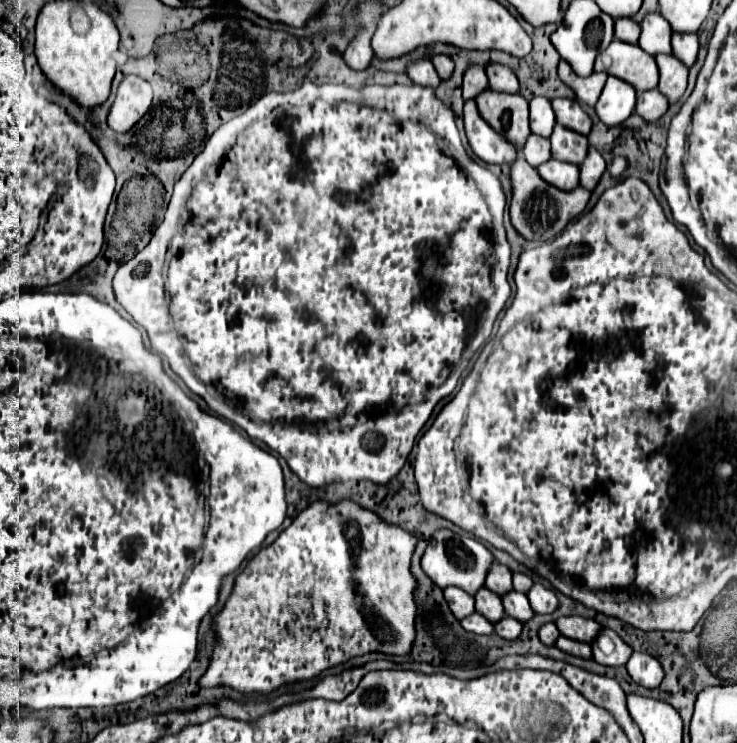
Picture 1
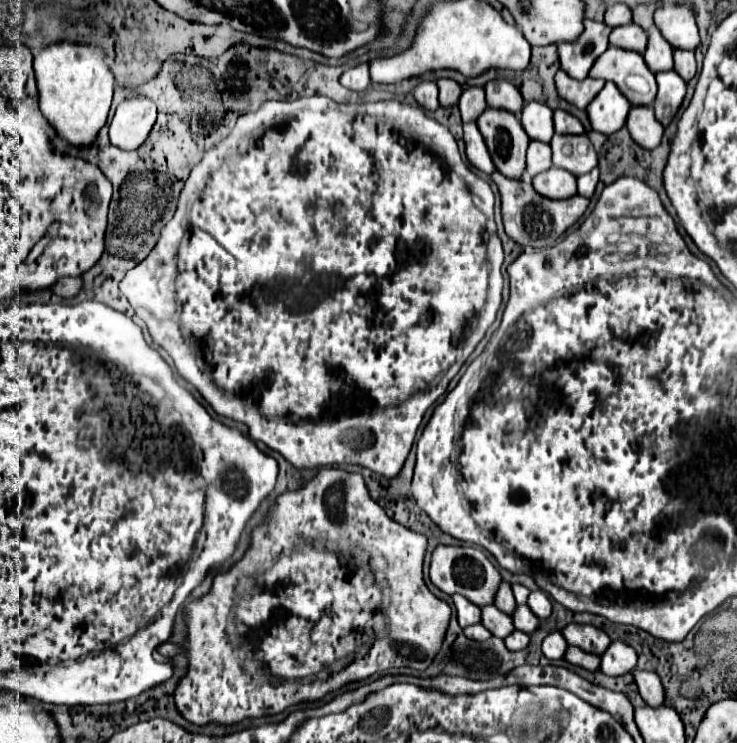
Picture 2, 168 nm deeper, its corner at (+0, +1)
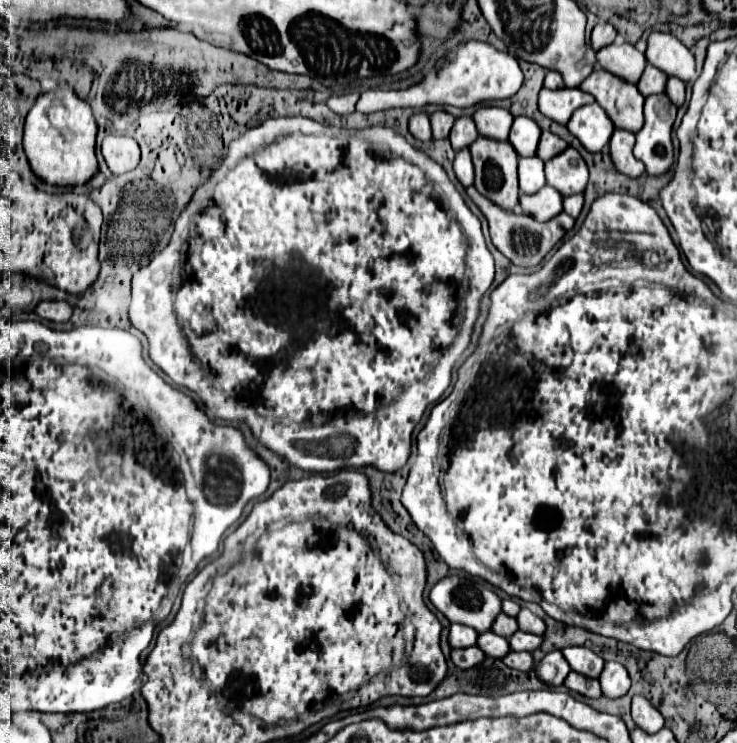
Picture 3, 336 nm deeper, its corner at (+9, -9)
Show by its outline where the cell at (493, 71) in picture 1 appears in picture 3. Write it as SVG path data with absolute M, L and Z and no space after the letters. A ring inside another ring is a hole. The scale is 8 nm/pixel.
M485 105L473 115L473 121L475 121L481 137L489 137L495 141L507 141L513 117L509 115L509 111L505 111L501 107Z

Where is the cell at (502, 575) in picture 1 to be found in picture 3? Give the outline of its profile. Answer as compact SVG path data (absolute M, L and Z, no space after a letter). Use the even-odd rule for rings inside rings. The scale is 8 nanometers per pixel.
M499 613L497 619L495 619L495 623L493 623L493 633L501 635L501 637L505 637L505 639L509 639L517 629L519 629L517 621L515 621L513 617L505 615L505 613Z

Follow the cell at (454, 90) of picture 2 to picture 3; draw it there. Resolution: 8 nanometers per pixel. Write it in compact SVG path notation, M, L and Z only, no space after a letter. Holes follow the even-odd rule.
M437 111L431 115L431 129L433 129L433 139L447 139L449 131L453 127L453 117L445 111Z

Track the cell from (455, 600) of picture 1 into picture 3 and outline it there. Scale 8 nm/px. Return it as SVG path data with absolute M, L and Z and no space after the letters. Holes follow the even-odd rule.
M451 625L451 633L449 633L449 643L453 649L465 649L465 647L473 647L477 643L477 631L473 631L471 627L461 627L461 625Z

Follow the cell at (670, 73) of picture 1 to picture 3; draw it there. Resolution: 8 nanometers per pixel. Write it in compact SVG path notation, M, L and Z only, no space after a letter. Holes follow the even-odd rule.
M665 93L645 99L645 125L637 133L633 155L645 165L649 175L663 175L675 161L671 129L677 117L677 107L669 103Z

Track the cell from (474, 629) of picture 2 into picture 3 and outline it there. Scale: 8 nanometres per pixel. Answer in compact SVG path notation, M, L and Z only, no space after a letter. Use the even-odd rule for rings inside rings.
M475 645L475 647L467 647L467 649L453 649L451 659L459 669L471 669L485 659L485 653Z

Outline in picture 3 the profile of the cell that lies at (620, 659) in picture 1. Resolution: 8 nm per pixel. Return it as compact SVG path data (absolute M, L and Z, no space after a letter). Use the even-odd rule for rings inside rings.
M615 661L605 663L605 669L603 669L599 681L601 681L603 695L609 697L609 699L623 697L631 687L631 679L629 679L627 669L621 663L615 663Z

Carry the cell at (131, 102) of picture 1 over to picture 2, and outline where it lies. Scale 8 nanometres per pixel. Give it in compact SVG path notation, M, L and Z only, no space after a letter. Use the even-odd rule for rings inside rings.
M132 93L120 103L110 123L112 145L126 151L138 149L146 141L154 121L156 121L156 105L152 103L152 99Z

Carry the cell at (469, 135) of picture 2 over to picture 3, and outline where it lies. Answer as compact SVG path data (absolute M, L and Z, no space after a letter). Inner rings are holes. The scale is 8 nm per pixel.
M469 149L457 153L457 157L453 161L453 171L455 171L455 175L463 187L473 185L473 163L471 163Z

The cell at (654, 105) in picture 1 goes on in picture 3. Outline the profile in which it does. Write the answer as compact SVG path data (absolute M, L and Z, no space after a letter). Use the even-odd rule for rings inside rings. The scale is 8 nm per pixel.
M615 129L609 141L609 153L611 153L613 167L631 179L641 177L645 173L645 167L633 157L633 143L635 143L635 135L623 129Z

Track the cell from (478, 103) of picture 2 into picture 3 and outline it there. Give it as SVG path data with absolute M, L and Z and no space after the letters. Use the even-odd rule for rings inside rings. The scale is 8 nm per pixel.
M459 117L451 129L449 141L451 141L453 151L461 151L461 149L467 149L477 137L479 135L477 135L473 119L471 117Z

